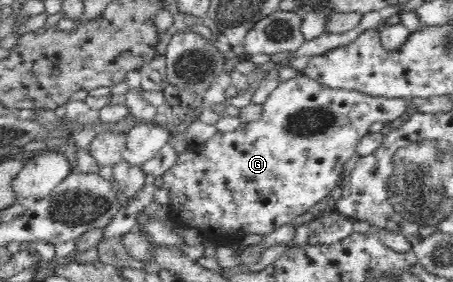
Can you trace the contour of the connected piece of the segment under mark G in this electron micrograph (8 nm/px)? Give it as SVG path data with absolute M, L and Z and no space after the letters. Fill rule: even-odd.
M297 72L296 75L293 75L286 81L279 81L275 90L273 90L264 103L261 104L262 113L260 114L260 120L251 123L241 123L237 131L226 133L217 131L212 138L204 143L196 143L195 146L191 146L189 150L179 153L177 164L172 166L167 172L164 172L162 176L163 185L161 187L166 189L169 194L168 204L170 209L168 216L170 220L176 222L178 226L183 226L183 228L196 228L204 240L211 243L239 242L248 234L265 236L275 227L293 222L300 214L307 212L312 206L315 206L315 204L321 202L326 197L330 198L329 194L331 194L331 190L339 185L339 176L343 170L343 166L349 162L351 156L355 156L356 146L366 134L369 134L369 129L375 122L388 125L399 116L407 117L409 115L409 108L411 108L411 106L419 106L423 101L424 99L419 97L412 99L374 97L363 94L358 90L331 88L317 82L315 79L309 78L304 72Z

